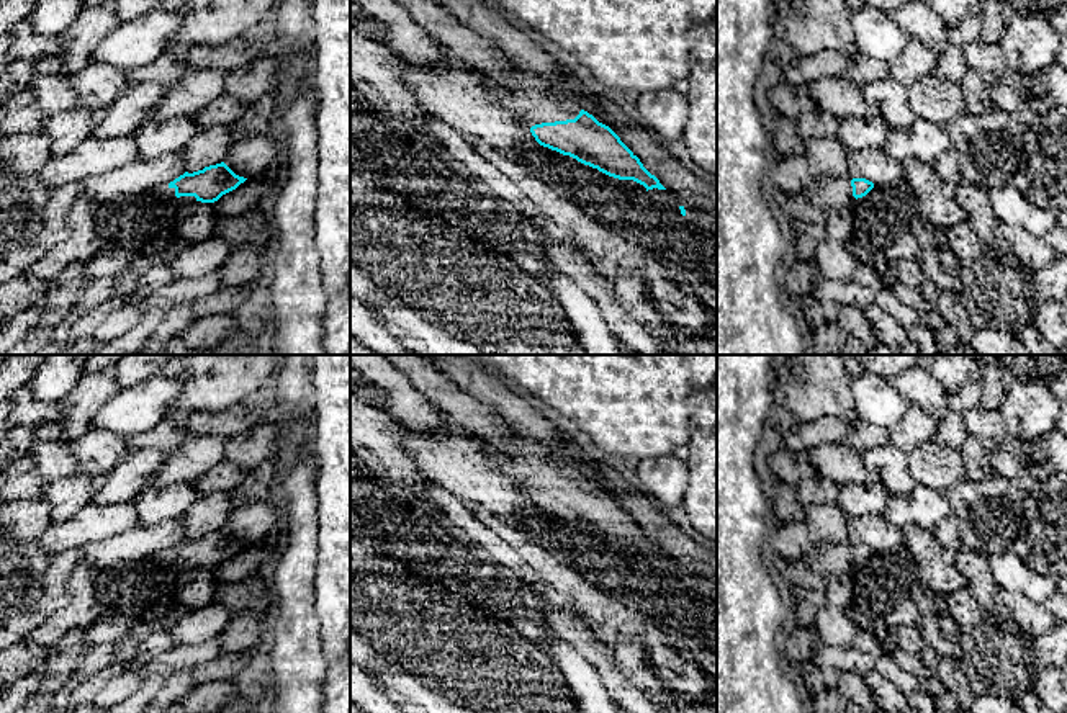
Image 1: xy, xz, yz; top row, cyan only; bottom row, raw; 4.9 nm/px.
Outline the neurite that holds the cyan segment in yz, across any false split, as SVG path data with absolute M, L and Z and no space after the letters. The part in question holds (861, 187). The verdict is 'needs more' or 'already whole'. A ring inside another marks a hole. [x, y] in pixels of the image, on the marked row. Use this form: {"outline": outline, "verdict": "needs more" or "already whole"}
{"outline": "M828 175L815 177L805 188L807 200L828 211L830 208L849 208L856 198L866 196L874 188L874 183L866 178L853 178L849 185L840 186L838 178Z", "verdict": "needs more"}

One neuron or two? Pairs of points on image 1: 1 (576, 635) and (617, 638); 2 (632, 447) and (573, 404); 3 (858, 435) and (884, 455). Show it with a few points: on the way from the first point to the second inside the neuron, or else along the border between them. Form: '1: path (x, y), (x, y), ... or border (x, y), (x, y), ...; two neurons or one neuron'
1: border (576, 615), (611, 651), (619, 669); two neurons
2: path (617, 432), (588, 404); one neuron
3: border (887, 442), (868, 447), (861, 453); two neurons

